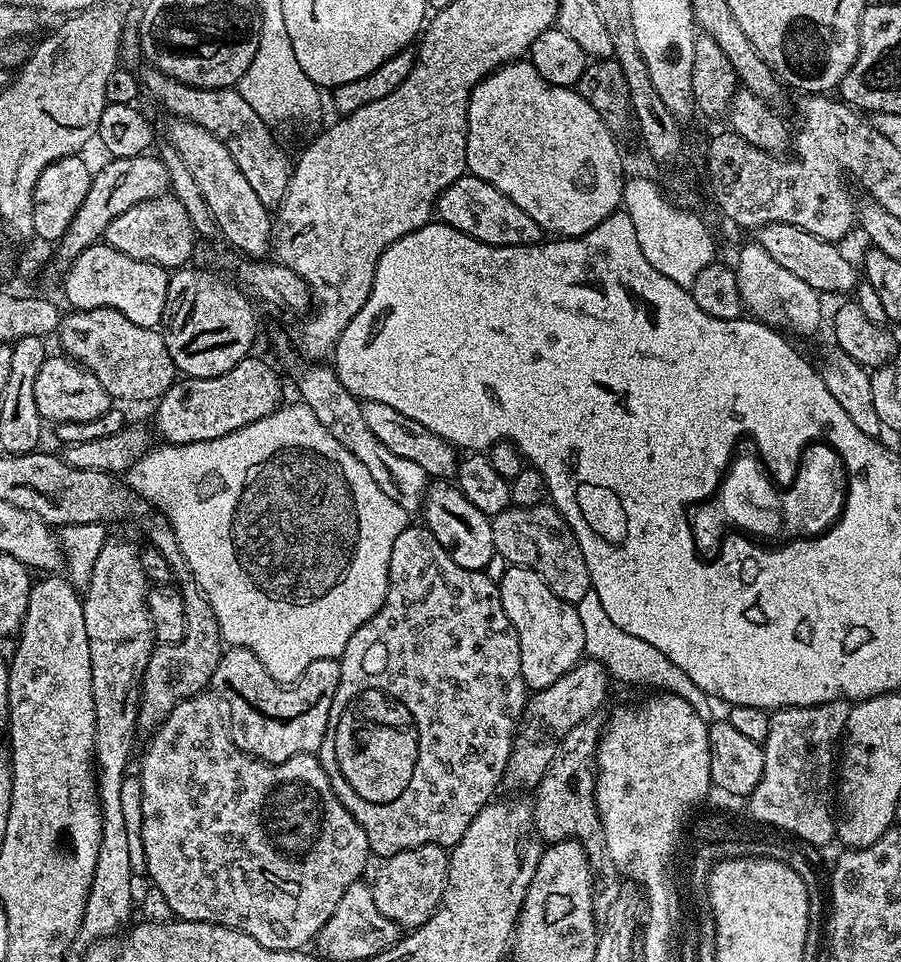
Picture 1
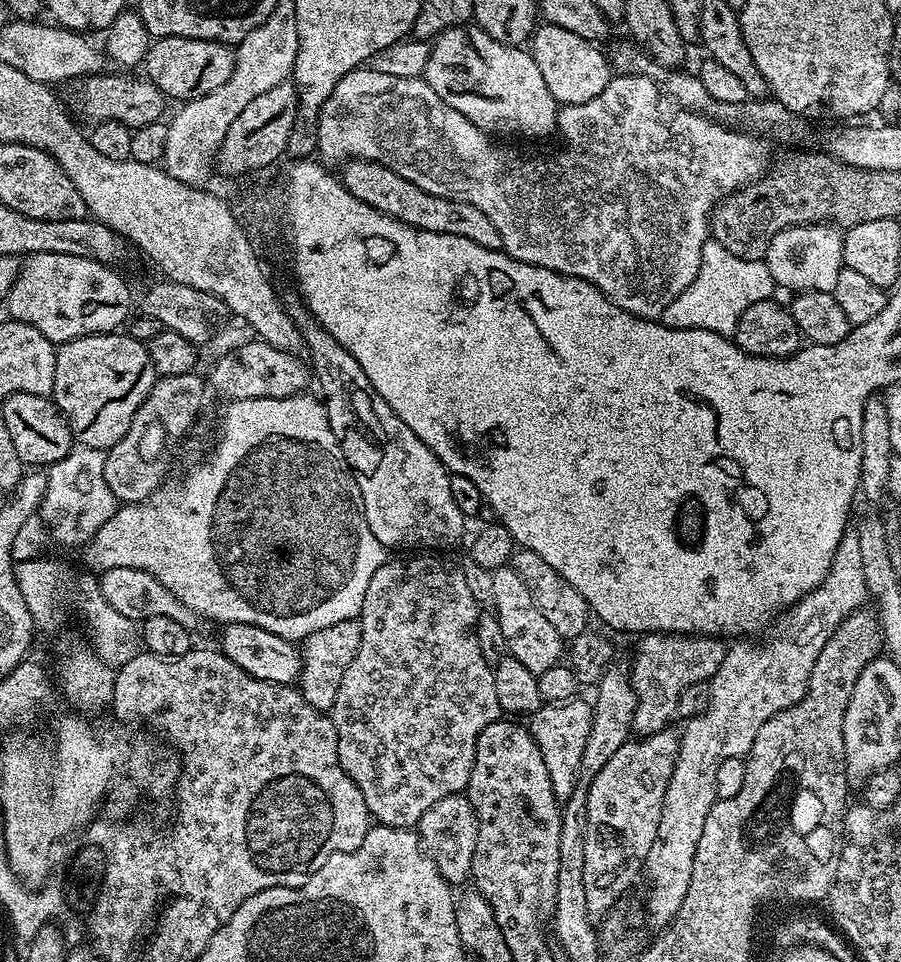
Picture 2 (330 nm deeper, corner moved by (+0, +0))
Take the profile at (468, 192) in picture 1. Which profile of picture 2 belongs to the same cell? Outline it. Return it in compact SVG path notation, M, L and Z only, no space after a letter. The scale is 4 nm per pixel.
M349 160L343 165L342 171L344 188L350 190L354 198L366 202L366 206L374 206L374 210L382 214L415 228L438 234L458 234L458 238L470 238L470 242L478 242L478 246L502 249L502 238L494 227L494 222L490 222L490 218L486 218L486 214L482 214L478 206L470 206L470 202L454 202L450 198L430 194L402 178L402 174L373 160Z

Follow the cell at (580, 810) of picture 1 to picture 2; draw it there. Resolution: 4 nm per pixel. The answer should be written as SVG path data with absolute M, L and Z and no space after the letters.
M644 634L637 640L636 657L630 663L630 679L637 698L632 728L640 736L649 736L673 723L672 715L677 715L684 689L711 681L718 666L722 666L726 644L715 636L683 634Z

